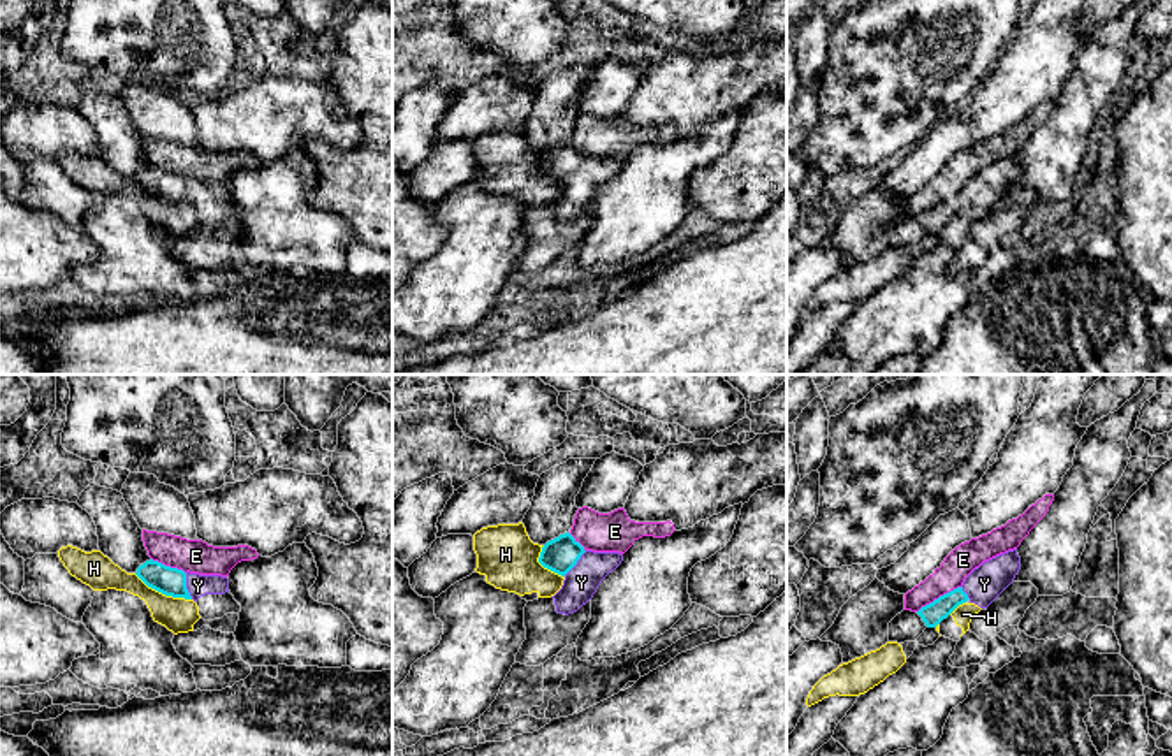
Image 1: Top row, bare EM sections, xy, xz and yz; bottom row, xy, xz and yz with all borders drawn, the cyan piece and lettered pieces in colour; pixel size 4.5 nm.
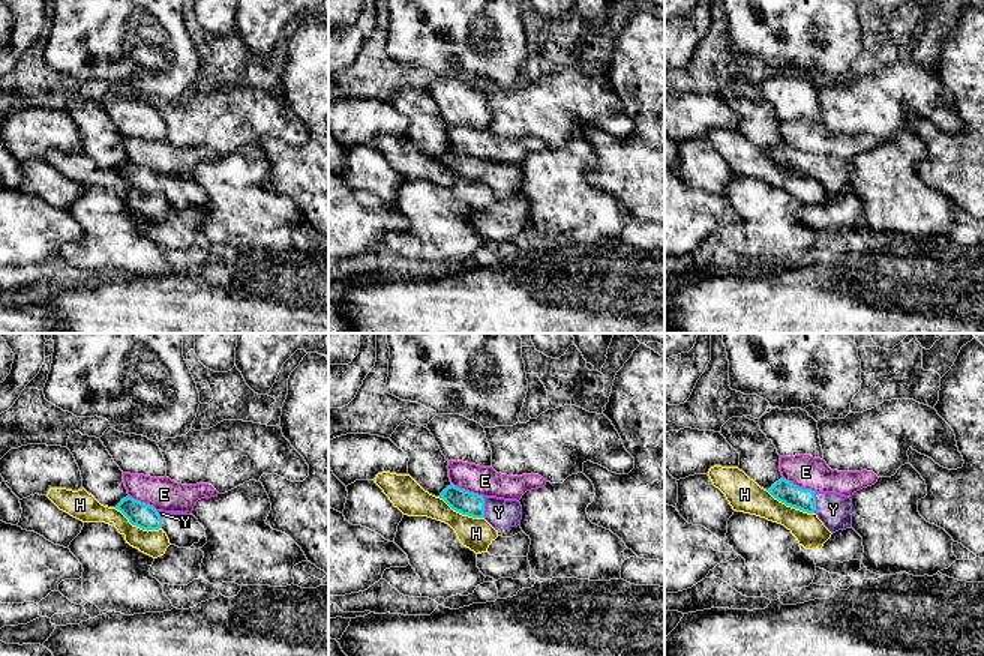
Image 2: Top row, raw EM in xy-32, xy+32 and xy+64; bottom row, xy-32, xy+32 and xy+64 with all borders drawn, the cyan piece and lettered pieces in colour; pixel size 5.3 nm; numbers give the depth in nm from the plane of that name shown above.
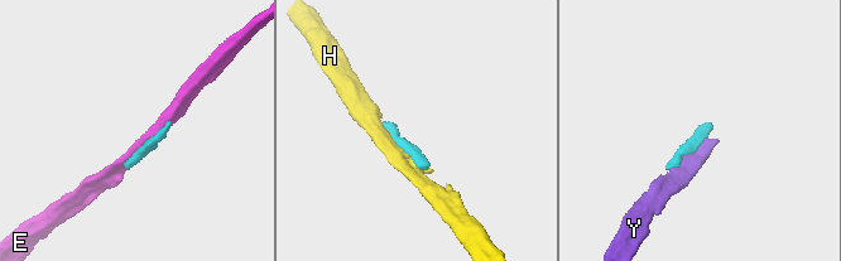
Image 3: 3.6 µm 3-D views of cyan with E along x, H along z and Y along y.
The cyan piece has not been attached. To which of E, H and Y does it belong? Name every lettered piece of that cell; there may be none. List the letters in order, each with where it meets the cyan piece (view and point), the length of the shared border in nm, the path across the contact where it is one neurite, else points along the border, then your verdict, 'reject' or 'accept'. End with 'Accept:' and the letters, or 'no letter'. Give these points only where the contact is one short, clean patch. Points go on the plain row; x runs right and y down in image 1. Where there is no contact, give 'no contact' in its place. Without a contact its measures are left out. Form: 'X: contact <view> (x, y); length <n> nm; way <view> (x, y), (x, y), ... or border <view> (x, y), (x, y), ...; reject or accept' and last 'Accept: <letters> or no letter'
E: contact yz (940, 203); length 240 nm; reject
H: contact xy (162, 199); length 300 nm; reject
Y: contact xy (185, 192); length 120 nm; accept
Accept: Y

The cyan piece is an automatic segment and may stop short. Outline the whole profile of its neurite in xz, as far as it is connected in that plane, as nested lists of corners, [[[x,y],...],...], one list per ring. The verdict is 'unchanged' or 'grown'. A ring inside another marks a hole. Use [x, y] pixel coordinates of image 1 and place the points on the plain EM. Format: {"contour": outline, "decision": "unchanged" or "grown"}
{"contour": [[[570,139],[542,153],[538,169],[561,181],[563,192],[553,202],[558,220],[574,220],[597,199],[602,186],[623,167],[619,158],[586,156]]], "decision": "grown"}

